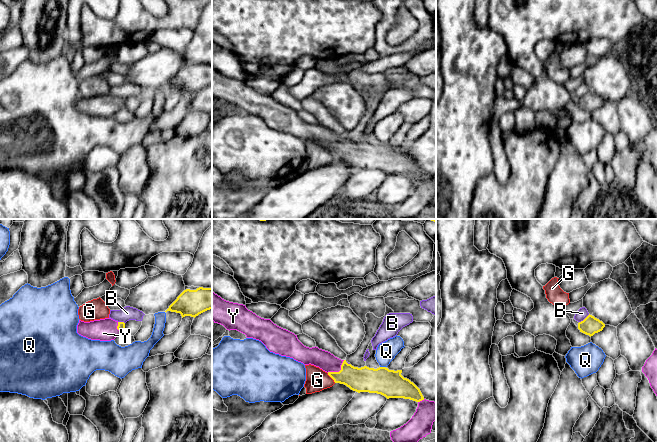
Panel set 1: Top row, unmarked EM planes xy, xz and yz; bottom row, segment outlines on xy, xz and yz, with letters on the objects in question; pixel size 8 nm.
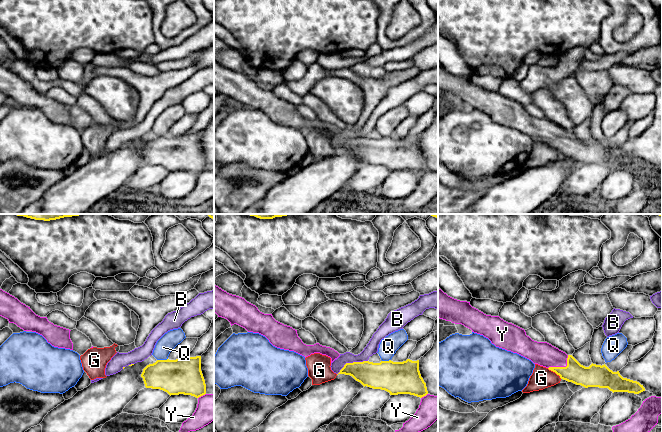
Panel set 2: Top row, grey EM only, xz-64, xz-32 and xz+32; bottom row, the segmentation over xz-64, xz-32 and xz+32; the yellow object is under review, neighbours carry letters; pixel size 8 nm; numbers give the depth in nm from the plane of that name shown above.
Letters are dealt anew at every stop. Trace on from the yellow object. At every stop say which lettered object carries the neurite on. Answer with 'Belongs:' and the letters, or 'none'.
Belongs: Y

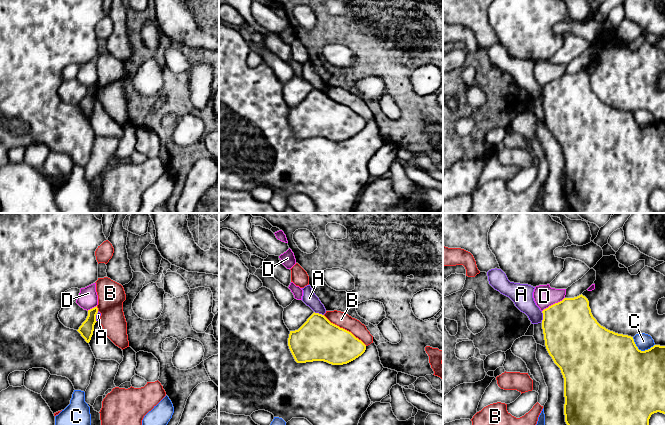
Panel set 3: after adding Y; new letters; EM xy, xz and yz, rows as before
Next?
Belongs: none

